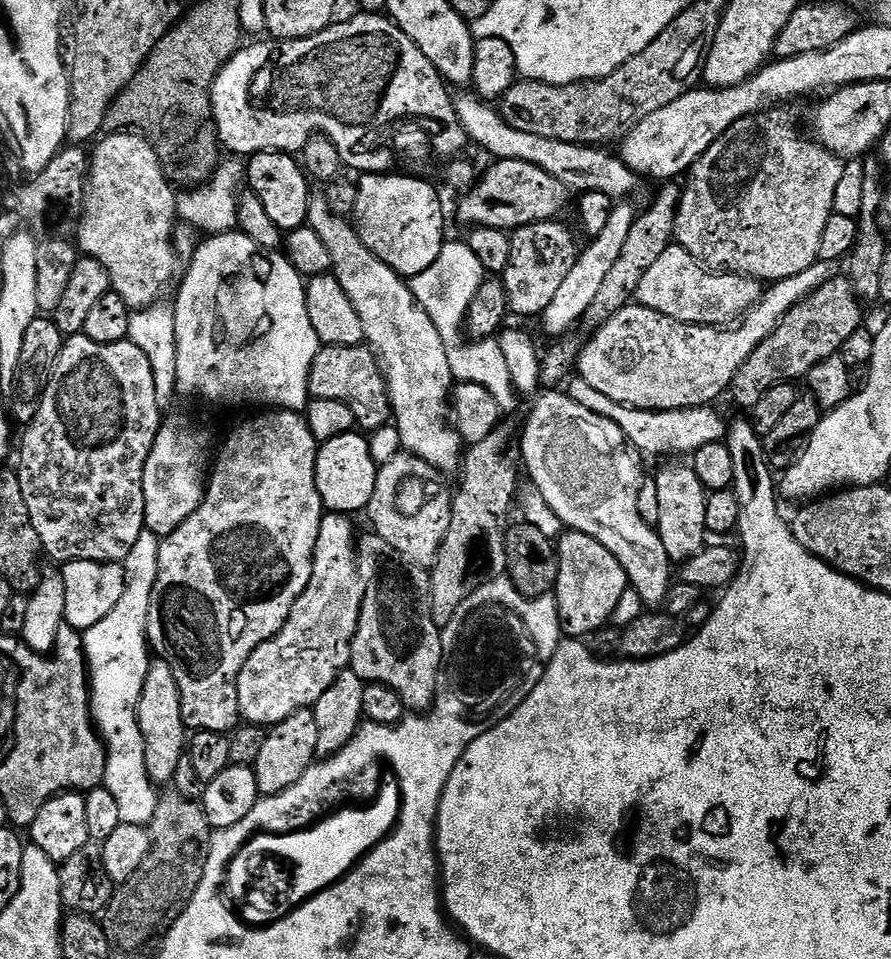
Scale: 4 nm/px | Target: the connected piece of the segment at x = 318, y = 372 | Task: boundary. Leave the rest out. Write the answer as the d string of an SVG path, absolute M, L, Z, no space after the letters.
M368 346L321 347L310 370L308 395L317 400L330 398L350 406L361 429L383 428L392 420L392 405L388 402L388 386L384 382L384 373L376 353Z

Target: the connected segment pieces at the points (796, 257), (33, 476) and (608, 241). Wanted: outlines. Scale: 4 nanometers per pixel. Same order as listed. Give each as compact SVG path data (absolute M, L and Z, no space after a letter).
M784 110L760 112L757 116L746 116L738 122L734 122L734 126L730 126L730 130L726 130L726 134L722 134L716 139L714 146L710 146L710 150L706 150L706 154L697 158L687 173L688 185L685 186L684 193L681 194L680 200L678 199L678 203L675 205L674 240L676 244L680 243L692 255L693 261L712 270L734 272L737 276L750 276L761 282L775 282L794 278L794 274L802 274L802 270L810 270L810 266L814 266L821 259L820 243L824 241L824 231L828 220L834 214L835 191L838 190L838 182L842 179L845 161L834 155L833 152L829 152L827 148L820 147L815 139L809 138L807 135L805 135L806 137L799 136L795 126L792 125L791 114L780 111Z
M81 334L67 337L64 348L58 354L58 362L52 368L52 376L44 385L42 395L36 404L36 412L27 421L28 429L24 432L24 441L20 444L20 466L18 473L21 482L22 494L25 496L29 518L38 538L43 544L43 551L49 552L59 562L69 560L85 560L99 564L120 564L127 561L136 545L138 538L146 531L144 527L144 511L146 502L143 499L144 468L142 458L148 458L150 450L156 441L162 423L162 407L155 397L154 370L151 368L150 359L146 354L132 344L130 339L116 341L113 344L99 344Z
M628 207L613 209L611 220L606 224L606 229L602 230L598 236L593 237L589 243L591 245L585 251L584 249L581 251L575 266L570 270L555 297L550 301L550 306L546 307L540 316L540 321L552 338L560 338L569 333L581 321L586 310L592 306L599 287L620 256L633 219L634 212L631 212Z

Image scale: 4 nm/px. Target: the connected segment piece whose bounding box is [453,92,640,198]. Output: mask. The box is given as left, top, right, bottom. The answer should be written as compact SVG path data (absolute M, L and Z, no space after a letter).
M473 93L455 95L453 105L462 128L467 132L467 139L472 144L473 142L481 144L496 160L530 162L546 170L550 178L558 178L558 182L568 185L573 193L601 192L619 198L630 195L640 182L637 173L631 172L617 155L612 153L611 156L610 153L603 152L605 150L603 147L558 142L542 138L538 134L526 134L522 130L514 130L504 121L504 117L495 107L489 106Z

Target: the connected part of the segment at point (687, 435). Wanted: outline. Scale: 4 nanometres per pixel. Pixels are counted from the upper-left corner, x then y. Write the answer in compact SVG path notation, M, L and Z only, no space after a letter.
M579 378L567 381L566 393L570 399L580 403L587 410L602 415L606 419L612 419L613 422L619 424L628 437L629 445L645 457L647 455L664 456L667 452L694 454L702 446L721 443L726 436L726 420L723 420L712 406L683 408L673 412L643 412L641 408L626 408L623 404L598 394L598 390L594 390L594 386L586 386L586 382Z

